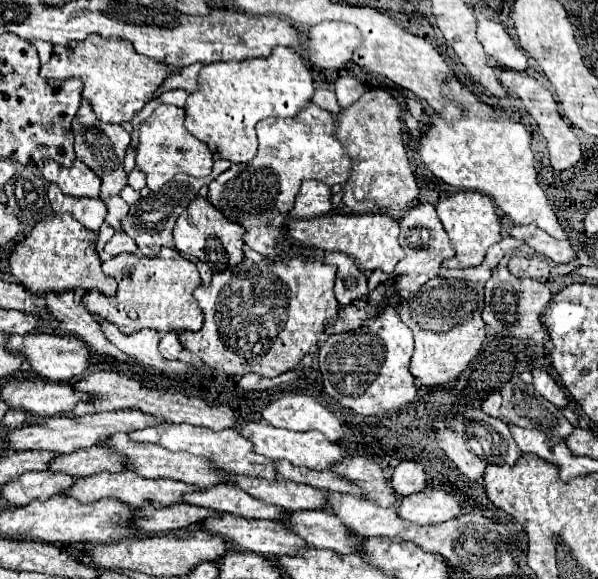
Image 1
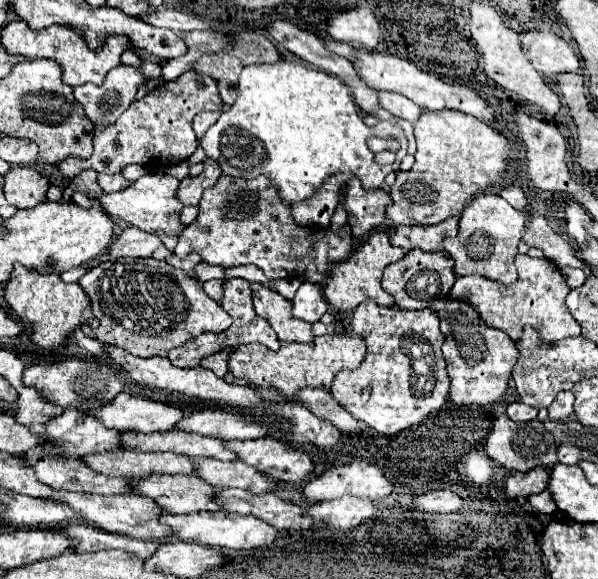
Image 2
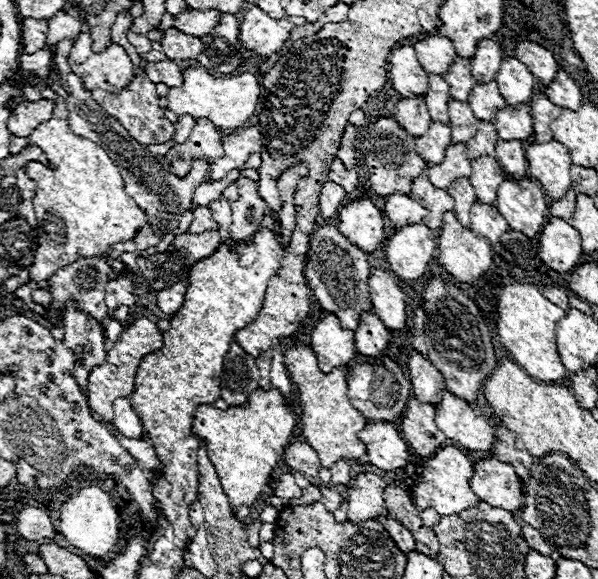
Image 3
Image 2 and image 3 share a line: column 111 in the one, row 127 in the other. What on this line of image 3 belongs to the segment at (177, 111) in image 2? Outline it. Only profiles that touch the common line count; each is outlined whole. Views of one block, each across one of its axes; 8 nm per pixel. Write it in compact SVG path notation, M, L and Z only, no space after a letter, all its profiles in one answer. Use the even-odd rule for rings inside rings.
M144 74L134 76L134 80L118 94L110 94L110 92L104 92L104 90L94 90L92 96L98 104L102 104L102 108L110 116L114 116L126 130L130 130L132 136L140 144L164 144L174 136L174 124L164 118L164 112L158 106L156 84L150 82L148 76L144 76Z

